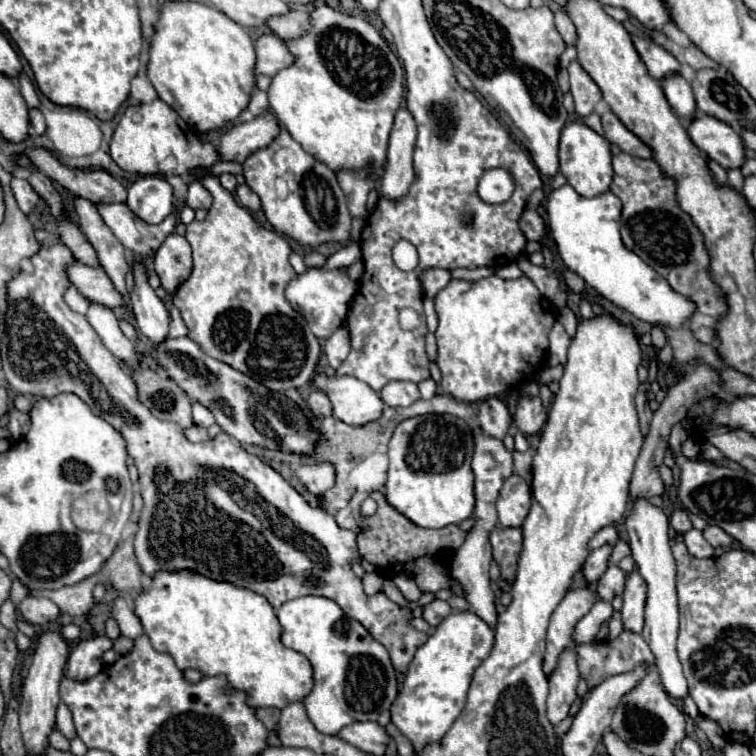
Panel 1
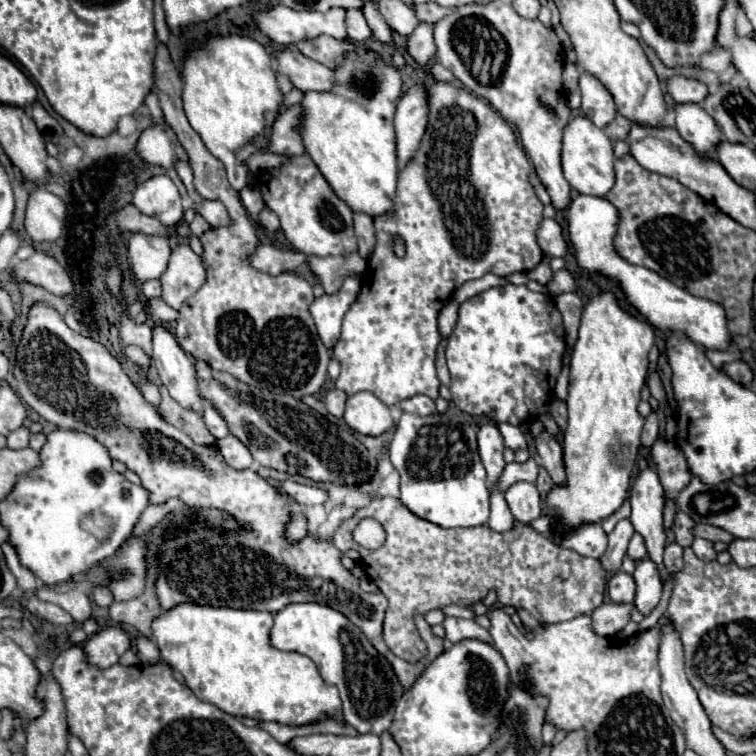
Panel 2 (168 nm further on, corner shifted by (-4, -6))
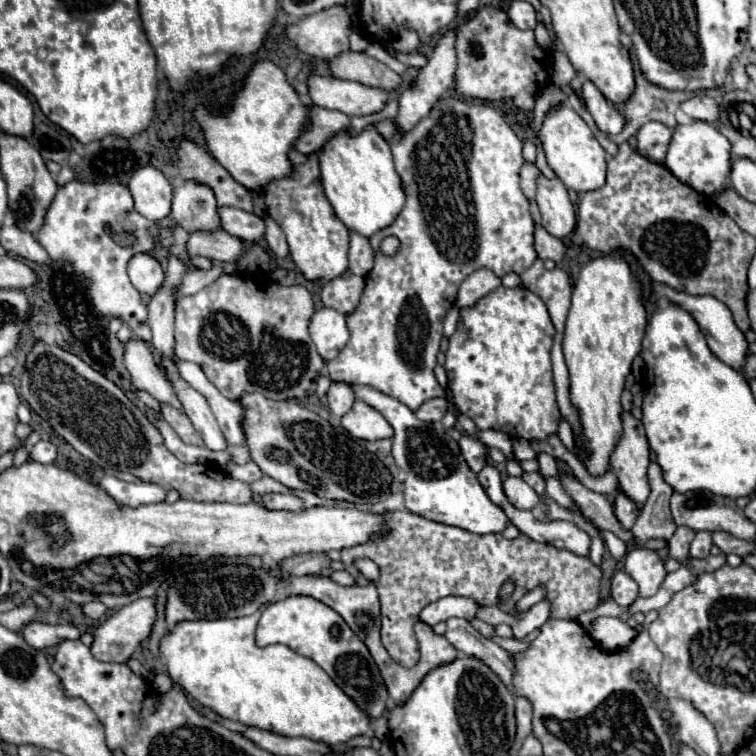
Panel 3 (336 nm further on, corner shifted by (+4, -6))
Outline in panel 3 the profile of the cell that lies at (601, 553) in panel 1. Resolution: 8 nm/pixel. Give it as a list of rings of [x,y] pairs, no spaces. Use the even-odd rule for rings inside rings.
[[[620,494],[620,496],[616,498],[614,514],[616,514],[618,522],[622,524],[622,528],[630,530],[632,524],[636,522],[636,518],[638,518],[638,508],[636,508],[636,504],[634,504],[632,500],[628,500],[624,494]]]

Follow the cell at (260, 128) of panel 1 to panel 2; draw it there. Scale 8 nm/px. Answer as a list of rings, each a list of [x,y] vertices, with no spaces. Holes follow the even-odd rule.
[[[290,106],[280,112],[278,120],[272,126],[272,138],[270,138],[270,152],[296,156],[306,154],[302,136],[300,136],[300,118],[302,118],[302,106]]]

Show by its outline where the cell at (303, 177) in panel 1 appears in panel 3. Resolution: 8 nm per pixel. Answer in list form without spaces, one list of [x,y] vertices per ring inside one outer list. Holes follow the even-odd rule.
[[[310,154],[296,176],[272,180],[262,188],[266,200],[266,212],[286,234],[290,256],[306,280],[332,280],[348,268],[348,228],[334,214],[330,202],[320,188],[318,154]]]

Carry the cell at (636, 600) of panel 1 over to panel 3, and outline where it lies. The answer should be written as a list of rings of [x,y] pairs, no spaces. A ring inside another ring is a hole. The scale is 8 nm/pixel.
[[[632,548],[624,558],[624,570],[638,584],[642,598],[654,596],[666,578],[664,562],[650,548]]]

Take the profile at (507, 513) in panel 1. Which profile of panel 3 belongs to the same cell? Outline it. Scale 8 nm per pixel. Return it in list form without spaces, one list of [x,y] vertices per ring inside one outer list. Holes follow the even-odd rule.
[[[508,476],[504,480],[504,492],[506,492],[508,502],[518,510],[532,510],[540,502],[540,496],[522,478]]]

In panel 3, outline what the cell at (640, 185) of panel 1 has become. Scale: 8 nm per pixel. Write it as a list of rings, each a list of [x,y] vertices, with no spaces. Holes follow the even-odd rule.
[[[622,142],[618,154],[608,160],[606,184],[594,192],[582,194],[578,204],[576,234],[572,236],[572,242],[598,250],[604,256],[612,254],[614,250],[628,250],[636,256],[644,272],[654,282],[676,286],[676,290],[686,294],[710,294],[730,308],[734,322],[742,332],[750,328],[746,314],[746,272],[754,256],[754,236],[742,232],[730,216],[722,214],[710,196],[694,192],[694,188],[672,176],[666,166],[654,164],[640,156],[634,148],[630,148],[628,142]]]

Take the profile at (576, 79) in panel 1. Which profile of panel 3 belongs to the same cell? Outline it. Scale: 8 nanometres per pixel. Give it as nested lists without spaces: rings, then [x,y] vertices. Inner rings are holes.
[[[590,80],[582,82],[580,98],[582,98],[586,110],[590,112],[590,116],[594,118],[596,128],[600,132],[618,134],[622,130],[624,118],[618,114],[618,110],[612,104],[608,104],[608,100],[602,96],[602,92]]]

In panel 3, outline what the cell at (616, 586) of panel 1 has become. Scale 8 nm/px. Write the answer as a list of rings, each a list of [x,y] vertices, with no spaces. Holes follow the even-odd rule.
[[[616,572],[610,584],[610,598],[618,606],[626,608],[636,600],[636,596],[638,596],[638,584],[626,572]]]

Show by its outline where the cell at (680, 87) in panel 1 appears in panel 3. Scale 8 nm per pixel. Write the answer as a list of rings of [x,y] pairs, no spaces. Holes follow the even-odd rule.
[[[692,120],[690,124],[678,124],[672,134],[670,150],[666,154],[666,168],[684,184],[692,186],[704,196],[714,196],[728,184],[730,174],[730,142],[704,120]]]

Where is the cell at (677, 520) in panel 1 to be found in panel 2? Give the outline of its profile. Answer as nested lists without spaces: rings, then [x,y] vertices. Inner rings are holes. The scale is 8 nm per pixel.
[[[696,524],[694,528],[694,536],[700,536],[700,538],[706,538],[706,540],[712,540],[712,542],[734,542],[734,536],[722,528],[716,528],[716,526],[710,526],[710,524]]]

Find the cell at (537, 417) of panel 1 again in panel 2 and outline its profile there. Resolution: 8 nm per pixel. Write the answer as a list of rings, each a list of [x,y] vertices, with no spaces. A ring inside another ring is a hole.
[[[544,432],[534,440],[534,446],[540,456],[542,468],[546,468],[546,472],[552,476],[552,480],[556,484],[564,486],[566,484],[566,468],[564,468],[560,444],[548,432]]]

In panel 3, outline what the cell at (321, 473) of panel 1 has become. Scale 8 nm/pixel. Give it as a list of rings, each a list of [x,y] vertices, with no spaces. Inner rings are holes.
[[[264,494],[264,506],[270,510],[290,510],[300,512],[304,508],[304,500],[296,494]]]

